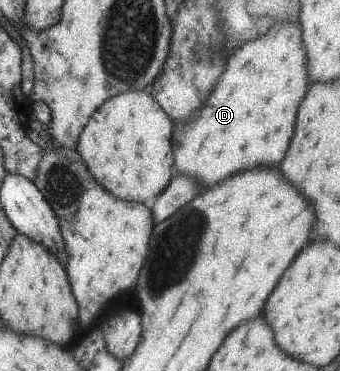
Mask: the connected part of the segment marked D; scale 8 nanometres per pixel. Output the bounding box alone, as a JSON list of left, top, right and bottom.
[172,24,306,186]

